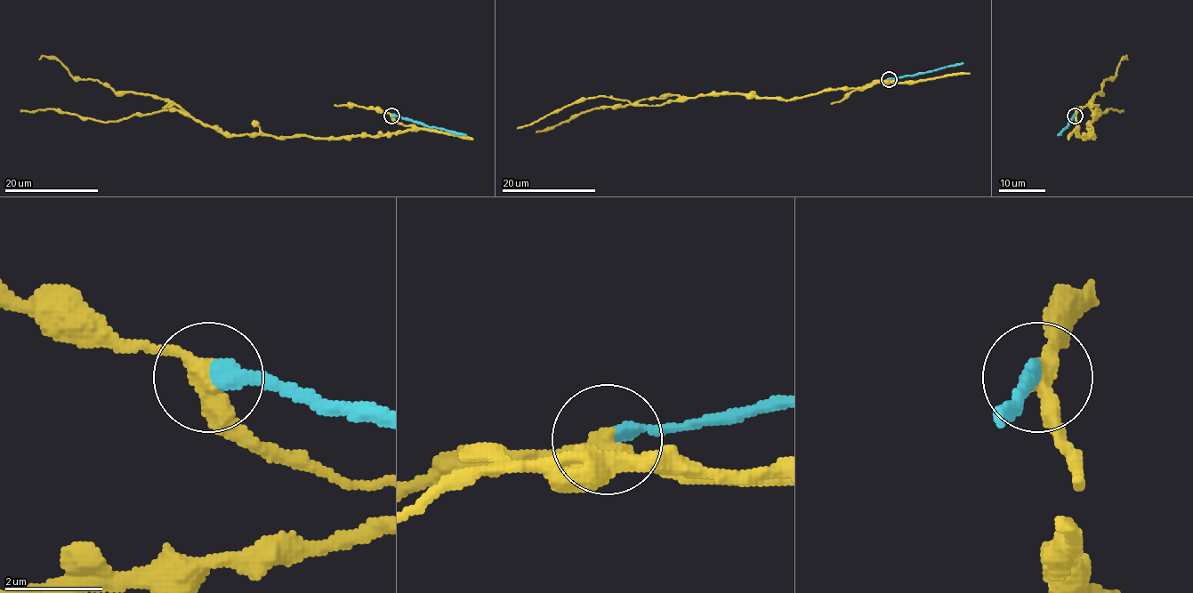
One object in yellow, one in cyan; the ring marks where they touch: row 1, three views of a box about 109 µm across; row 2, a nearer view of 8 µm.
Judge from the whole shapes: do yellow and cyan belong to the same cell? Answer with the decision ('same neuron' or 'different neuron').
different neuron

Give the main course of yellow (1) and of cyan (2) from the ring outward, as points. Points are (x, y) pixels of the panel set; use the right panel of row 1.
1: (1075, 116), (1085, 138), (1094, 137), (1096, 110), (1091, 122), (1108, 108), (1124, 111)
2: (1075, 116), (1057, 134)

